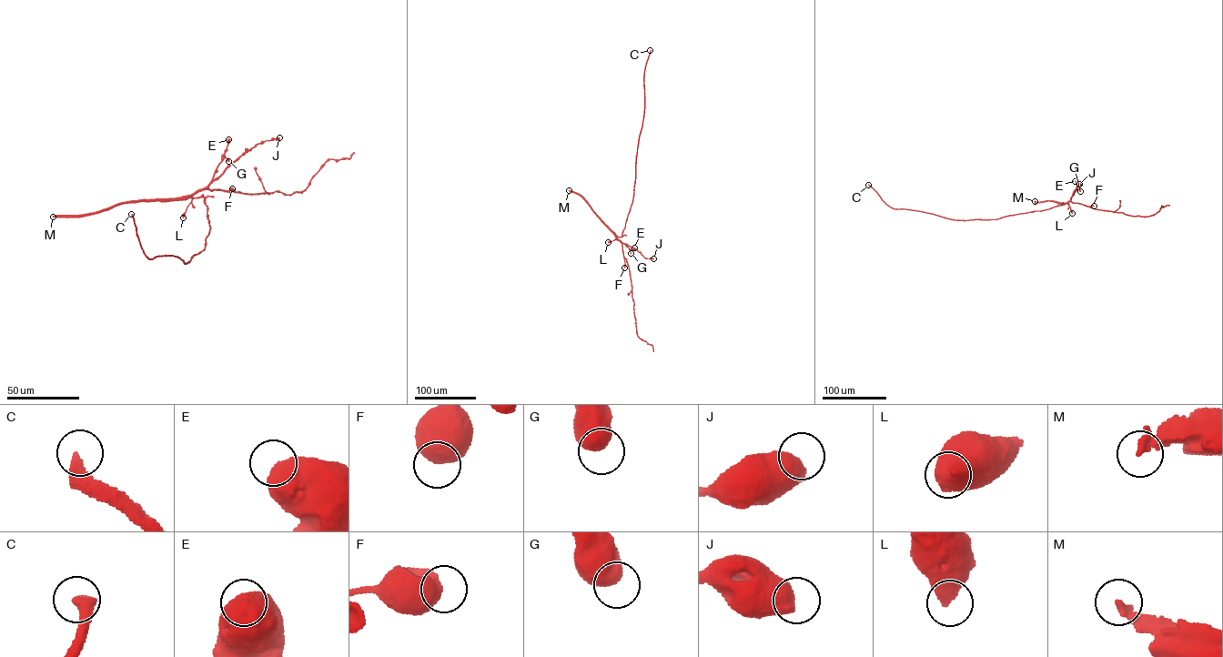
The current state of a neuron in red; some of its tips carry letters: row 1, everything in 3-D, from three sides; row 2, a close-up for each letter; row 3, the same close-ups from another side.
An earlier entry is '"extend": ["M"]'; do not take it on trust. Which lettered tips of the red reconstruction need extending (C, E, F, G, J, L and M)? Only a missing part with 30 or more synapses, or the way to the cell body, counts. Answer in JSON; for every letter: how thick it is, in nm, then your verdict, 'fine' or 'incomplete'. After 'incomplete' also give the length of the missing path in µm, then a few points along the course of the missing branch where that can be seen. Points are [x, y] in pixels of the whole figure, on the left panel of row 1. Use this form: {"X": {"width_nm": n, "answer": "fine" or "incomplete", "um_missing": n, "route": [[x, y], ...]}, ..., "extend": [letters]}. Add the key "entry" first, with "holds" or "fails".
{"entry": "fails", "C": {"width_nm": 440, "answer": "incomplete", "um_missing": 180, "route": [[131, 214], [119, 182], [107, 176], [87, 154], [47, 128], [11, 116], [5, 108], [21, 103]]}, "E": {"width_nm": 650, "answer": "fine"}, "F": {"width_nm": 700, "answer": "fine"}, "G": {"width_nm": 650, "answer": "fine"}, "J": {"width_nm": 650, "answer": "fine"}, "L": {"width_nm": 550, "answer": "fine"}, "M": {"width_nm": 260, "answer": "fine"}, "extend": ["C"]}

